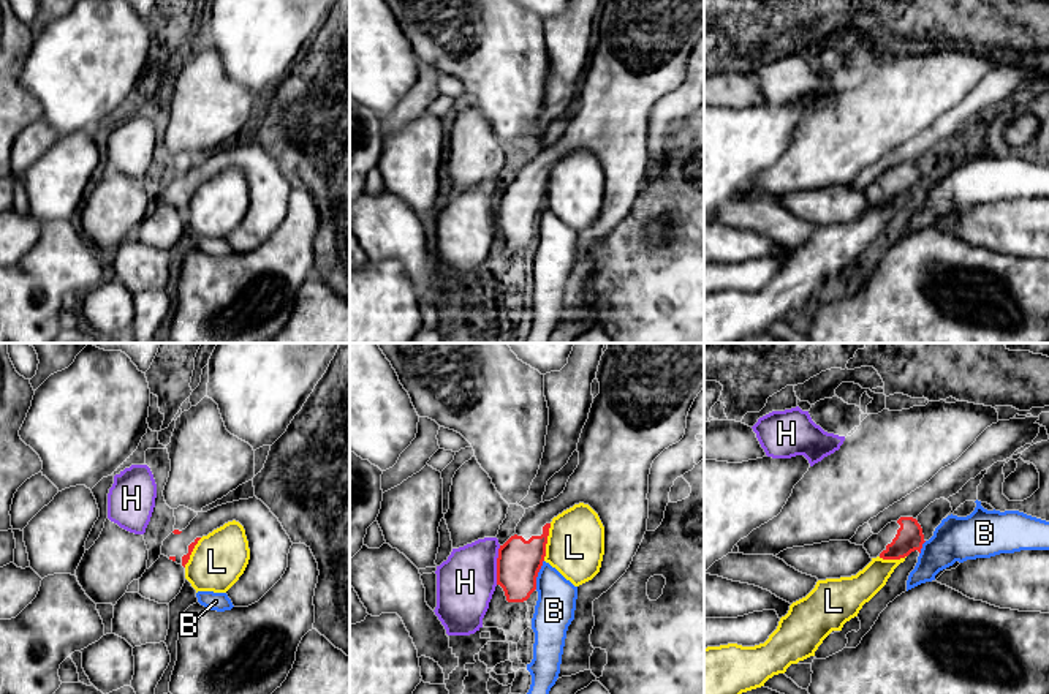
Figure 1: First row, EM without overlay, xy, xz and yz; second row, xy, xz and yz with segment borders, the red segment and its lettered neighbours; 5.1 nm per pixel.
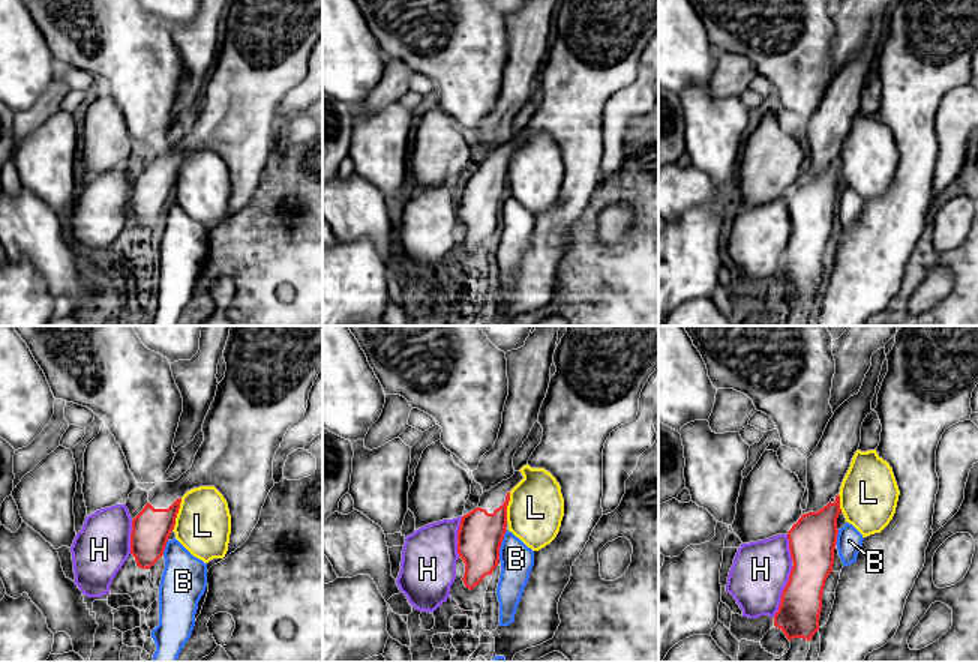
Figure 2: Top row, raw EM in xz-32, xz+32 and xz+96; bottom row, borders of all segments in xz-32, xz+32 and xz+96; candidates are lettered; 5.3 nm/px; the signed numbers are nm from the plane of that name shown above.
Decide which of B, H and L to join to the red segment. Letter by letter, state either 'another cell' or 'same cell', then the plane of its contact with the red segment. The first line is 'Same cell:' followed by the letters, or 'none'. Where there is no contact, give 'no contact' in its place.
Same cell: none
B: another cell; contact in xz
H: another cell; contact in xz
L: another cell; contact in xz

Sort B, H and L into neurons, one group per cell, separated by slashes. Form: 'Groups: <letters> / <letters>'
Groups: B / H / L

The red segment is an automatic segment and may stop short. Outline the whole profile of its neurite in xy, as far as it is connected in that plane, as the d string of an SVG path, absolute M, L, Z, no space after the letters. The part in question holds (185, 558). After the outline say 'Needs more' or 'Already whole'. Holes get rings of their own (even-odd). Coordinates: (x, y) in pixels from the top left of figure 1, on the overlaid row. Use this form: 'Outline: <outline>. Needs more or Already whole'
Outline: M256 496L198 512L185 530L174 530L163 541L161 555L185 568L198 541L233 520L245 530L250 560L226 594L234 607L248 607L282 579L293 545L278 519Z. Needs more

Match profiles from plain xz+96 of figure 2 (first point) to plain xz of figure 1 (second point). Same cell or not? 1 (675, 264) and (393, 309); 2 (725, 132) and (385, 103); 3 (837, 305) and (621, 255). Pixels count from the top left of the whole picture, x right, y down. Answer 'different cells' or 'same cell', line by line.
1: same cell
2: different cells
3: different cells

